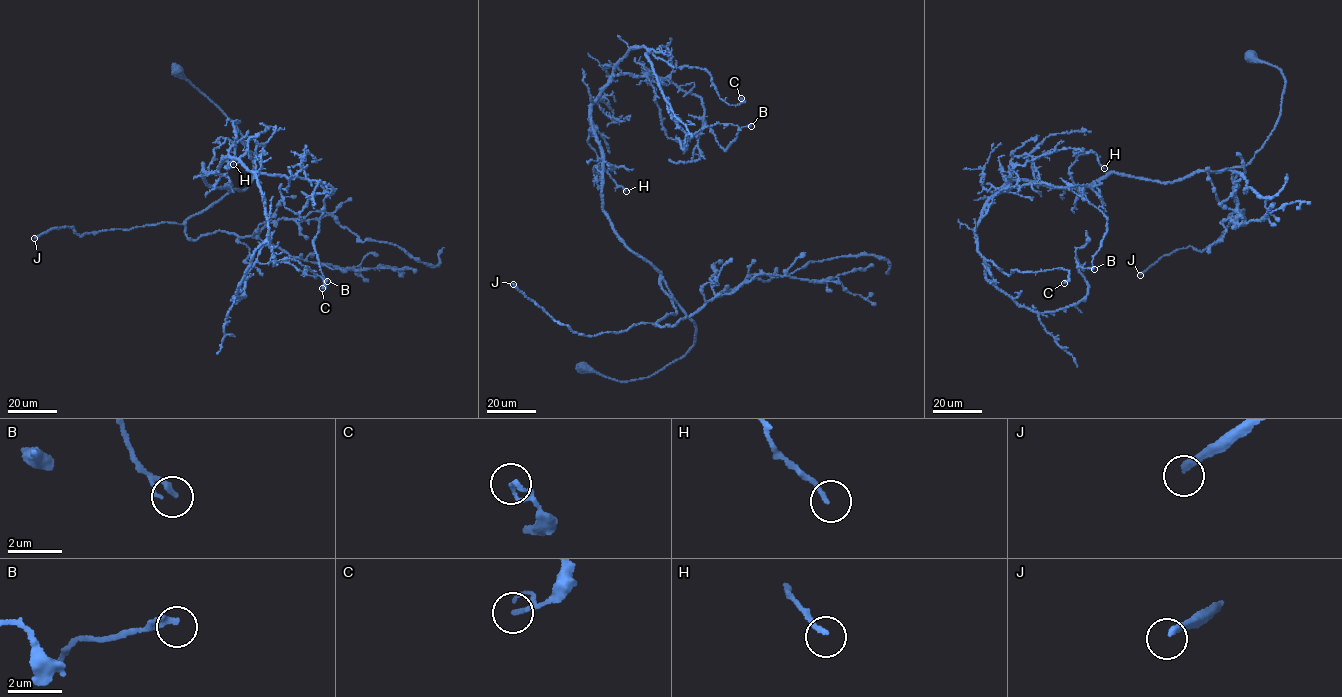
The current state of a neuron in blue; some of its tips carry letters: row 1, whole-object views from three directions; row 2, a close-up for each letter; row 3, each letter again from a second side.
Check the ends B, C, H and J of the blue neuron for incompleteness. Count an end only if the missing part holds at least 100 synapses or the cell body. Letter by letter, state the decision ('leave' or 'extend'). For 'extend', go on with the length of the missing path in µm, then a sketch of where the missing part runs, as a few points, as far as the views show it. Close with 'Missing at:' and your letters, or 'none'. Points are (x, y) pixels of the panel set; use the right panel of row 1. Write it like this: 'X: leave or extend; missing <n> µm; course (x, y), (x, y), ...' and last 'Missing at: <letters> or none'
B: leave
C: leave
H: leave
J: extend; missing 140 µm; course (1140, 275), (1098, 304), (1080, 296), (1083, 288), (1071, 287), (1034, 323), (1034, 337), (1018, 327), (997, 336)
Missing at: J

